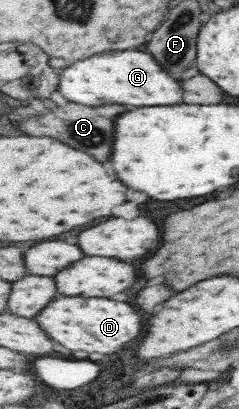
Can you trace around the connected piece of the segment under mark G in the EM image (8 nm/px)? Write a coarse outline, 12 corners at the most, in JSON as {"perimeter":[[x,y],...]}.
{"perimeter":[[144,49],[98,53],[59,71],[88,106],[168,106],[182,84]]}

